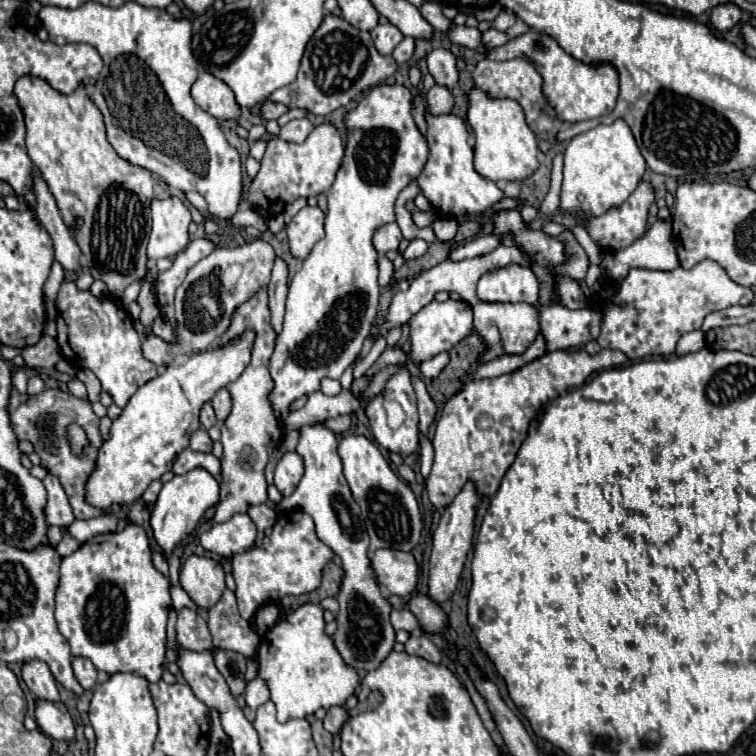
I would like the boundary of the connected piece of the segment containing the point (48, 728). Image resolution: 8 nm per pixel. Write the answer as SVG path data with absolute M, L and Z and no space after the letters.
M42 703L36 705L38 727L56 741L74 741L74 723L62 703Z

